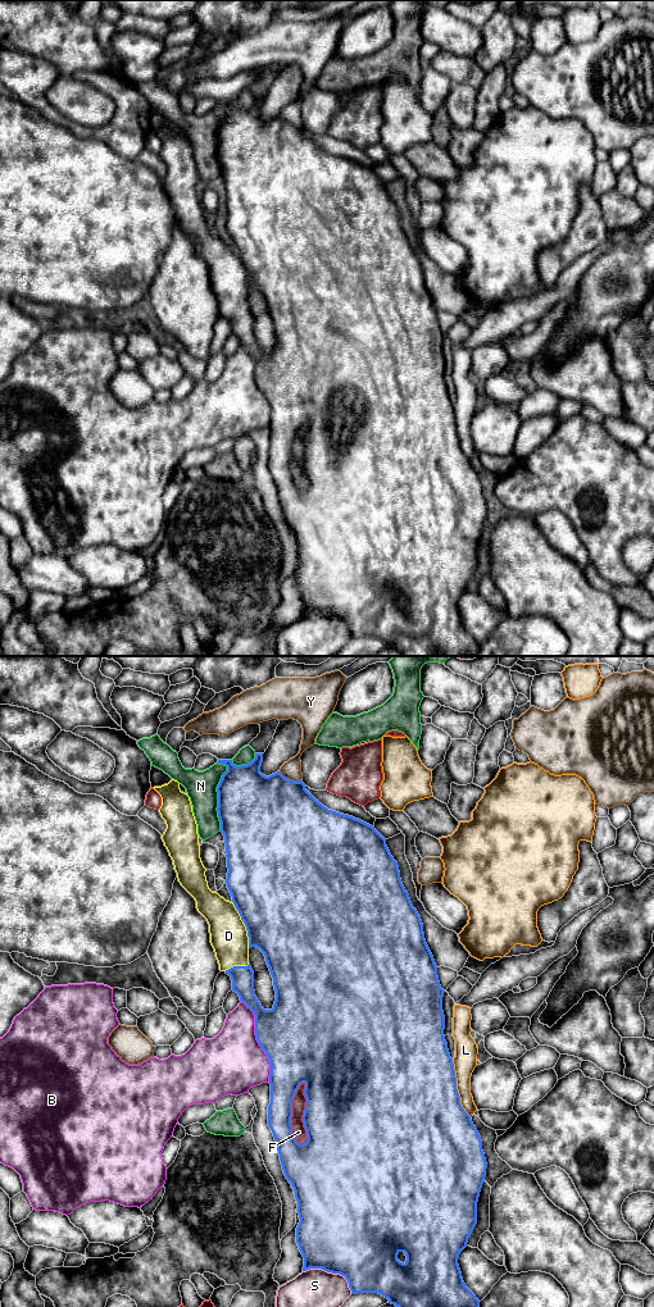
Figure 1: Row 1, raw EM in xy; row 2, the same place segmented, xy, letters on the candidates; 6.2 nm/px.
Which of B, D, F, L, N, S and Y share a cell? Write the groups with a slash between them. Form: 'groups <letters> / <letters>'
groups B / D / F / L / N / S / Y

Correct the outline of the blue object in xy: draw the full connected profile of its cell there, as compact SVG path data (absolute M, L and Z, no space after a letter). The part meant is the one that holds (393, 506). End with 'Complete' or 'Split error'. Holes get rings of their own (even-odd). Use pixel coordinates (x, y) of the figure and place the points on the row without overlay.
M255 97L255 103L250 108L241 110L233 109L232 104L218 104L218 108L227 110L227 115L217 131L217 155L226 187L228 211L226 228L232 240L231 246L208 231L206 213L200 202L197 168L187 137L180 133L180 127L174 123L162 131L154 131L154 133L162 141L159 156L167 168L162 183L173 204L178 226L195 242L197 255L206 263L219 314L231 320L232 334L254 356L256 384L271 406L268 470L277 488L283 518L291 527L298 545L300 566L296 571L296 587L304 601L303 615L322 612L327 616L340 618L348 624L351 638L378 637L387 642L389 647L399 651L401 656L478 656L480 645L465 630L458 602L467 591L468 582L477 568L477 546L487 507L481 481L471 460L460 448L454 407L444 379L442 341L445 334L440 329L437 310L424 283L421 260L401 227L398 206L391 200L386 183L374 170L353 160L328 154L305 133L303 124L290 124L280 115L269 120L263 119L260 117L262 106L263 97ZM251 291L256 291L264 297L273 322L276 345L272 354L264 354L255 340L254 315L249 308ZM303 427L306 442L303 466L308 484L300 488L292 478L291 461L292 445Z. Split error

